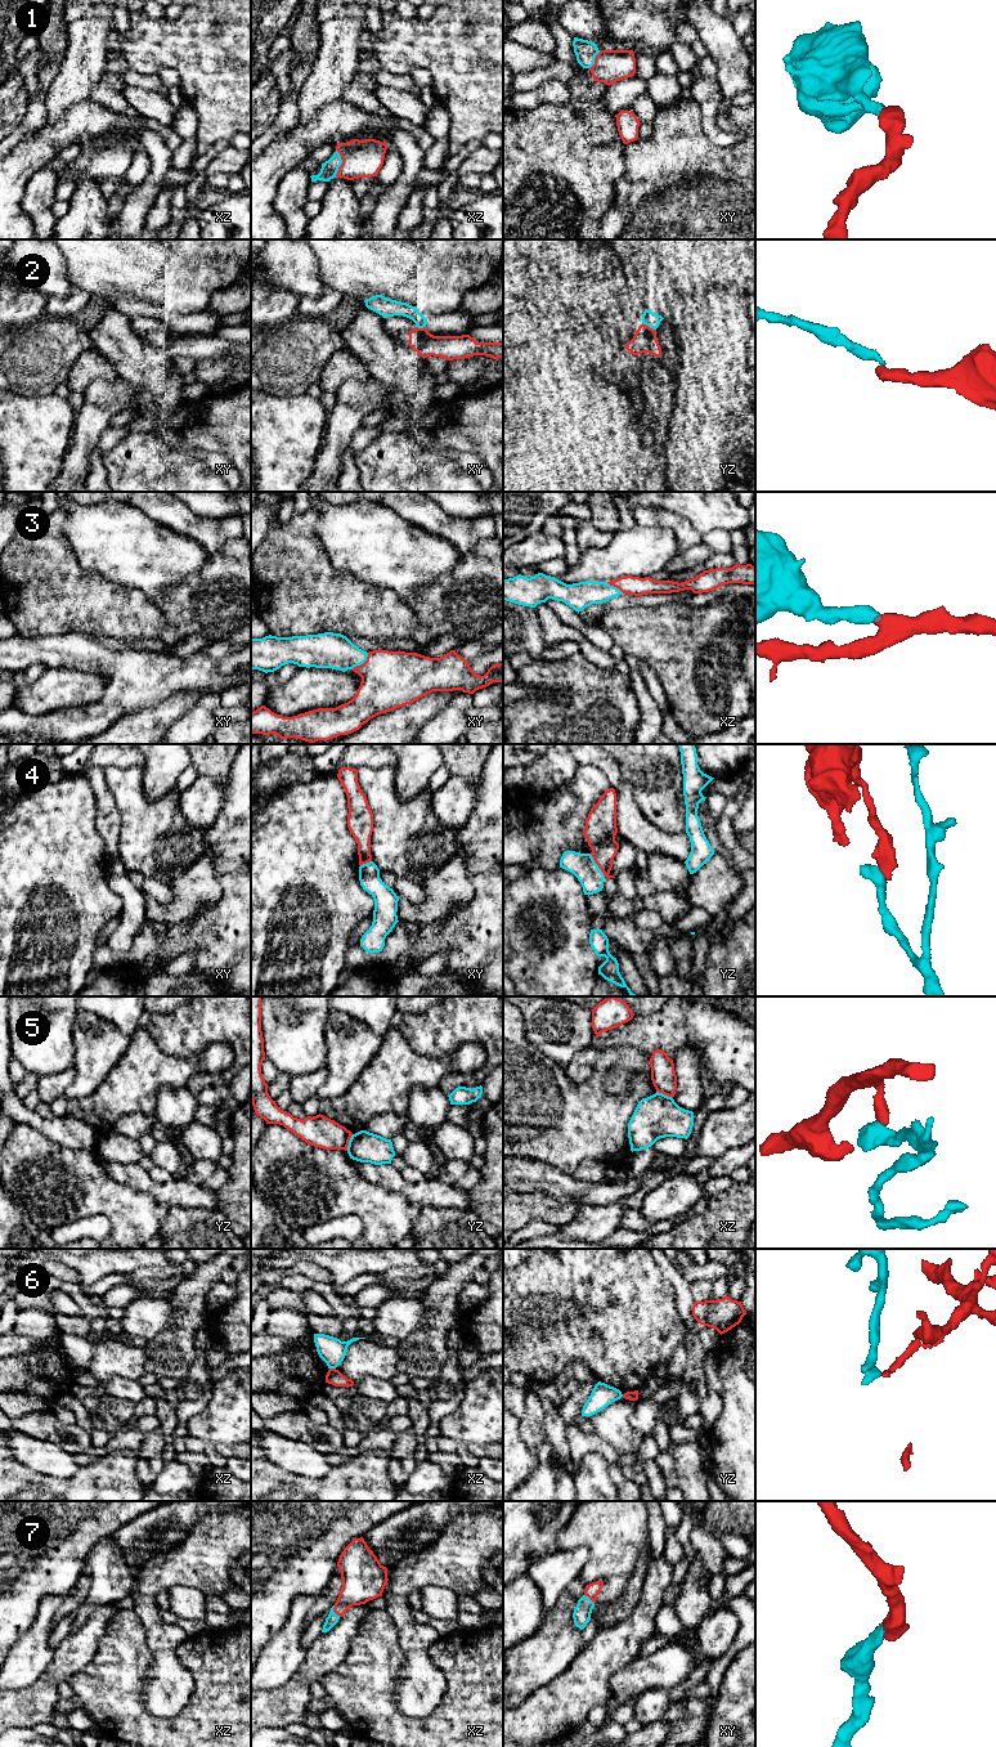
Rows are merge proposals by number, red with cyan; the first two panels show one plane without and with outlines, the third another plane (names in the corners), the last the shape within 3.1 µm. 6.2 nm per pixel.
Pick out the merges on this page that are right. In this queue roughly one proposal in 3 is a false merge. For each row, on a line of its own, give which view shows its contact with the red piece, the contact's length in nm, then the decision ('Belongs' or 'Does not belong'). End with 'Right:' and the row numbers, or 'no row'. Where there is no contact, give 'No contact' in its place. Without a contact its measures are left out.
1: Touches red in xz. Shared border 170 nm. Belongs
2: Touches red in yz. Shared border 100 nm. Does not belong
3: Touches red in xy. Shared border 150 nm. Belongs
4: Touches red in yz. Shared border 170 nm. Belongs
5: Touches red in yz. Shared border 110 nm. Does not belong
6: Touches red in xz. Shared border 40 nm. Does not belong
7: Touches red in xz. Shared border 80 nm. Belongs
Right: 1, 3, 4, 7

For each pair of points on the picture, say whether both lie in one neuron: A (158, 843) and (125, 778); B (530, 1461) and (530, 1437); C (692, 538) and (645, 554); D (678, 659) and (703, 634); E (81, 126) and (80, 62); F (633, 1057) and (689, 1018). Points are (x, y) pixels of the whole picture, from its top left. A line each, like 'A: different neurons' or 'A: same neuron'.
A: same neuron
B: different neurons
C: different neurons
D: same neuron
E: different neurons
F: different neurons

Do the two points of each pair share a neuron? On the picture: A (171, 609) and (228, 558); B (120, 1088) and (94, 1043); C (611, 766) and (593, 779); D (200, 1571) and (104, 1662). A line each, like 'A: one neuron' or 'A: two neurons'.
A: one neuron
B: two neurons
C: two neurons
D: two neurons

